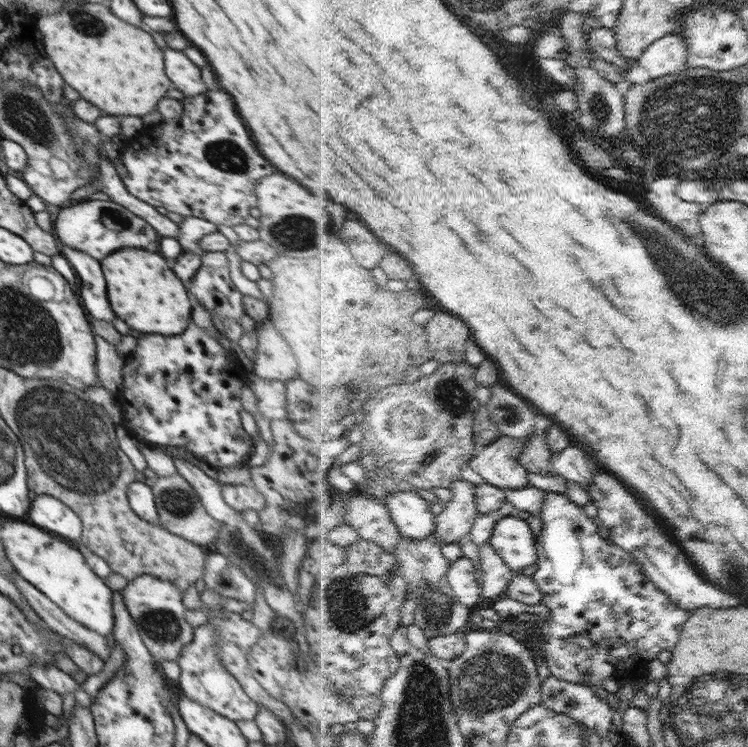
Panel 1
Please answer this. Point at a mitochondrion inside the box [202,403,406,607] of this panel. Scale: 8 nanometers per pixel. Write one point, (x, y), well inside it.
(243, 547)

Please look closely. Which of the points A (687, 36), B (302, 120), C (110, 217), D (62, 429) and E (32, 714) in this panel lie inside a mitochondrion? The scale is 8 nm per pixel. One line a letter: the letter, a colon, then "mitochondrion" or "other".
A: other
B: other
C: mitochondrion
D: mitochondrion
E: other

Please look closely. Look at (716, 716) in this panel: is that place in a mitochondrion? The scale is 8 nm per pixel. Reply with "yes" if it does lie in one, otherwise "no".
yes

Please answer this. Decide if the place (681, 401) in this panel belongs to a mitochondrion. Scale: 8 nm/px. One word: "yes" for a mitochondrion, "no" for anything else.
no

